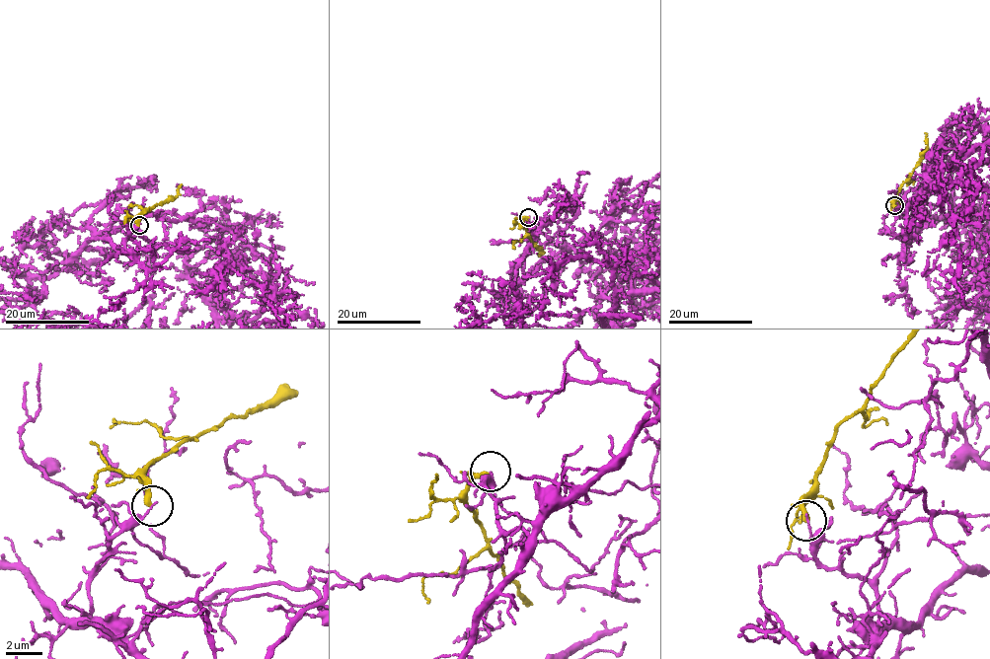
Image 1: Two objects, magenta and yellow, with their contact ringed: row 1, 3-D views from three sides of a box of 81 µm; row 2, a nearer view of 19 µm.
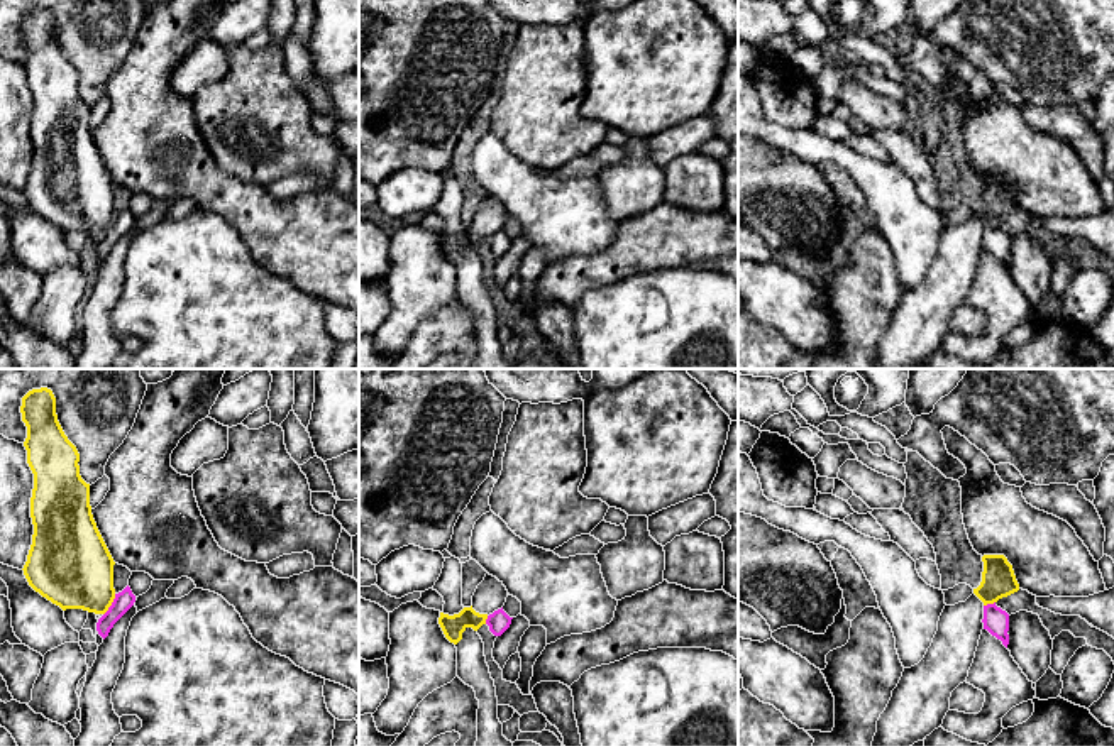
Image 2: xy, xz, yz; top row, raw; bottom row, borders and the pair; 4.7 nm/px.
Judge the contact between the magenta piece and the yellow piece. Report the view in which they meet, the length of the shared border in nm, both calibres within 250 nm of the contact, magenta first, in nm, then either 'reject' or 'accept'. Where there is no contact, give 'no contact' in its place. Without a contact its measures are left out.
contact in xy; length 120 nm; calibres 90 and 380 nm; reject

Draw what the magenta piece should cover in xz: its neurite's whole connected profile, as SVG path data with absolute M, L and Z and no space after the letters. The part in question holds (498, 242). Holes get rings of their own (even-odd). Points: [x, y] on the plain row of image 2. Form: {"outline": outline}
{"outline": "M501 228L488 237L486 245L494 257L501 257L510 249L511 240Z"}

